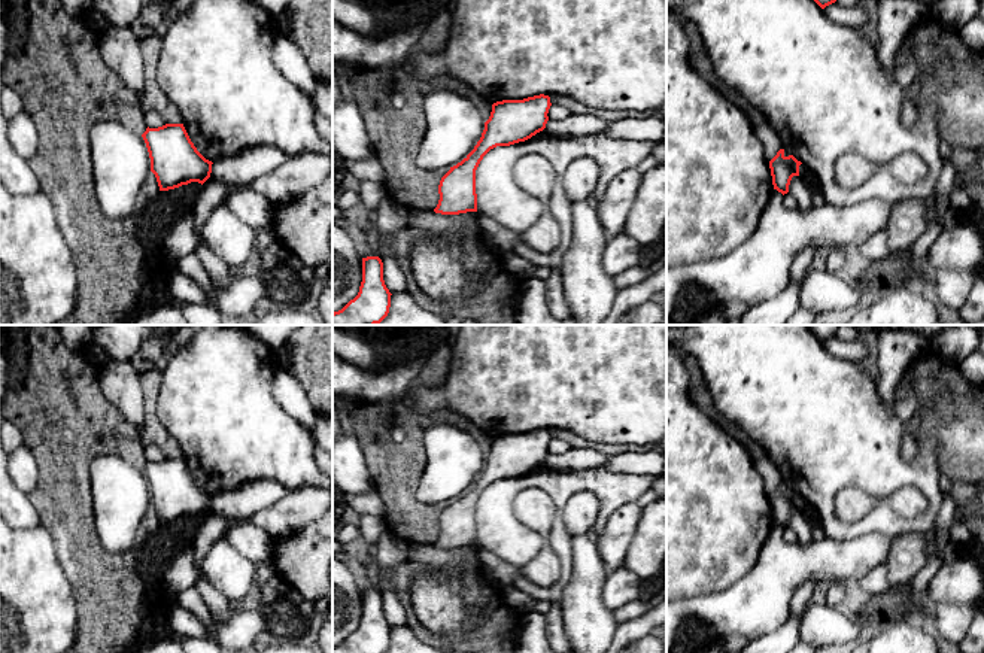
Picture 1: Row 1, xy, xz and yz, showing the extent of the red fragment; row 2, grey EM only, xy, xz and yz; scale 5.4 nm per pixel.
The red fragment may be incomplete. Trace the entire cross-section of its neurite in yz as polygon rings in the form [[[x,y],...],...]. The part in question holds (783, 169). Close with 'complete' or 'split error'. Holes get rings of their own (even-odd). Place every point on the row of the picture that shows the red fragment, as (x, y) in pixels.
[[[780,149],[777,155],[769,161],[774,189],[783,195],[789,192],[789,185],[793,176],[799,176],[799,165],[793,155],[786,157],[784,149]]]; complete

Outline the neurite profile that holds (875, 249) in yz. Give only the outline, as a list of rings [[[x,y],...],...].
[[[886,231],[875,233],[871,239],[857,246],[857,249],[874,268],[884,268],[895,258],[889,247]]]

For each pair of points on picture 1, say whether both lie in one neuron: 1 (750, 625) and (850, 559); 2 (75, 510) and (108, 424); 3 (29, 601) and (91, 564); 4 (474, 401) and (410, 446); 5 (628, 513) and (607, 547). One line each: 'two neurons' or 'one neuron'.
1: one neuron
2: one neuron
3: two neurons
4: two neurons
5: one neuron

